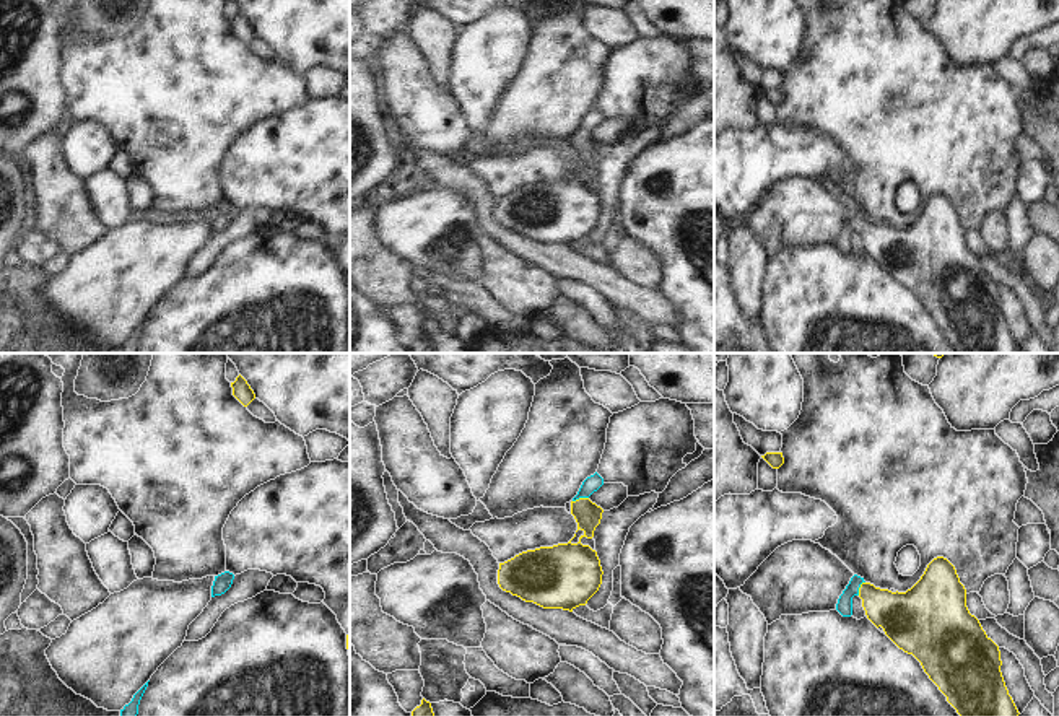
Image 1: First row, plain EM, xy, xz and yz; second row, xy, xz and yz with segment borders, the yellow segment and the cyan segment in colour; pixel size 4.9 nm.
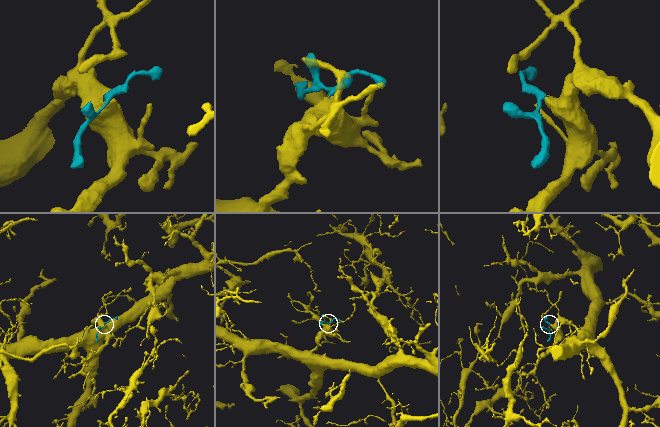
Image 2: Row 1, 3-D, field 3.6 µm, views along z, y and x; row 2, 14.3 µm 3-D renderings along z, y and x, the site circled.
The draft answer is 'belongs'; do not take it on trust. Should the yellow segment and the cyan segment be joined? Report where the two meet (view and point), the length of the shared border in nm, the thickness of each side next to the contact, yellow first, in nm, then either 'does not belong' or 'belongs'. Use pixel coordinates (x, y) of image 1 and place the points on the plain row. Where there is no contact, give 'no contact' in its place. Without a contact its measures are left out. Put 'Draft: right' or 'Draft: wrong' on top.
Draft: right
contact xz (579, 134); length 80 nm; calibres 140 and 80 nm; belongs

